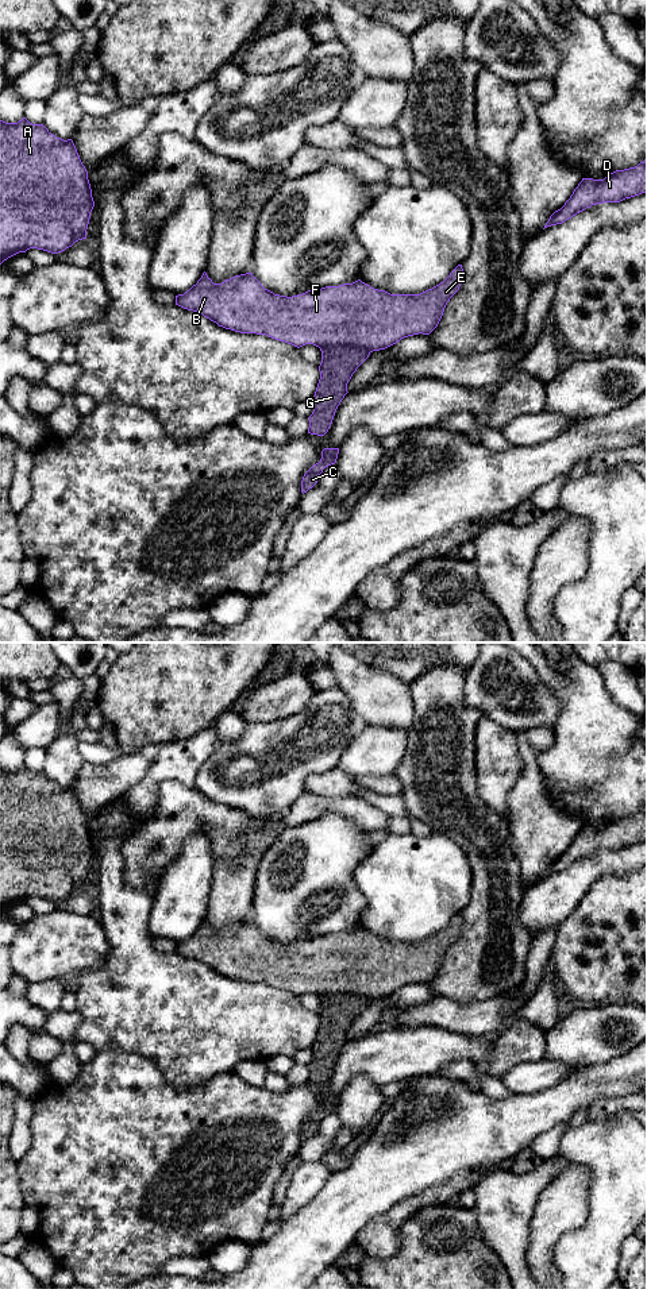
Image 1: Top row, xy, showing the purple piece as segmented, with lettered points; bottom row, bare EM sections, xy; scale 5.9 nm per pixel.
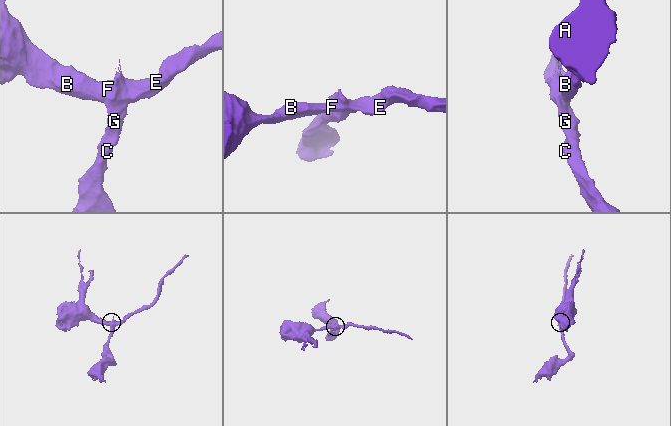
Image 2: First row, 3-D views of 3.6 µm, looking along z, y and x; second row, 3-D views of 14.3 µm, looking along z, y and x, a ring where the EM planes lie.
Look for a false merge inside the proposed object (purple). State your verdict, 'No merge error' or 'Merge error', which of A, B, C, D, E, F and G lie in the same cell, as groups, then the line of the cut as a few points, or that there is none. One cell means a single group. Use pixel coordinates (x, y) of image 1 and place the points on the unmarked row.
Merge error. Groups: A B D E F / C G. Split along xy (320, 995), (359, 994), (369, 1000)

